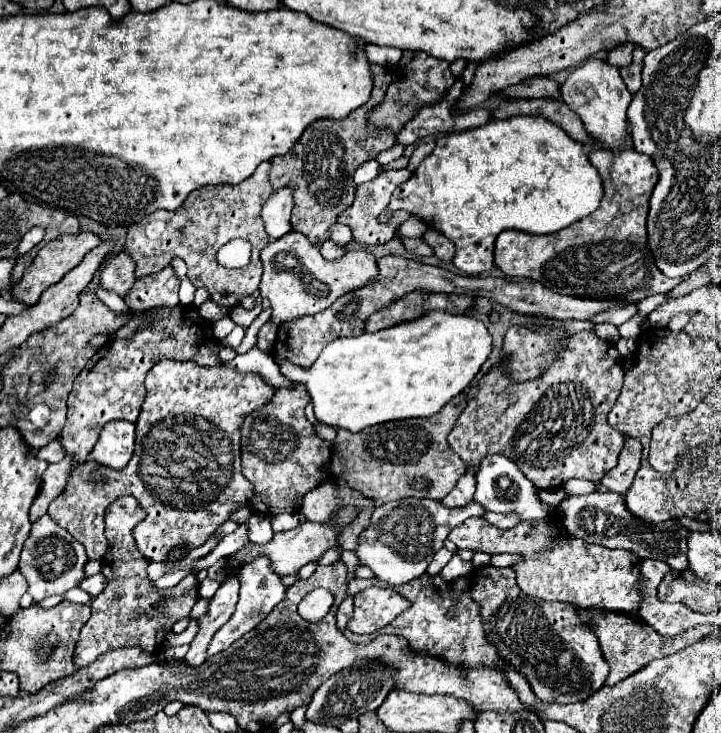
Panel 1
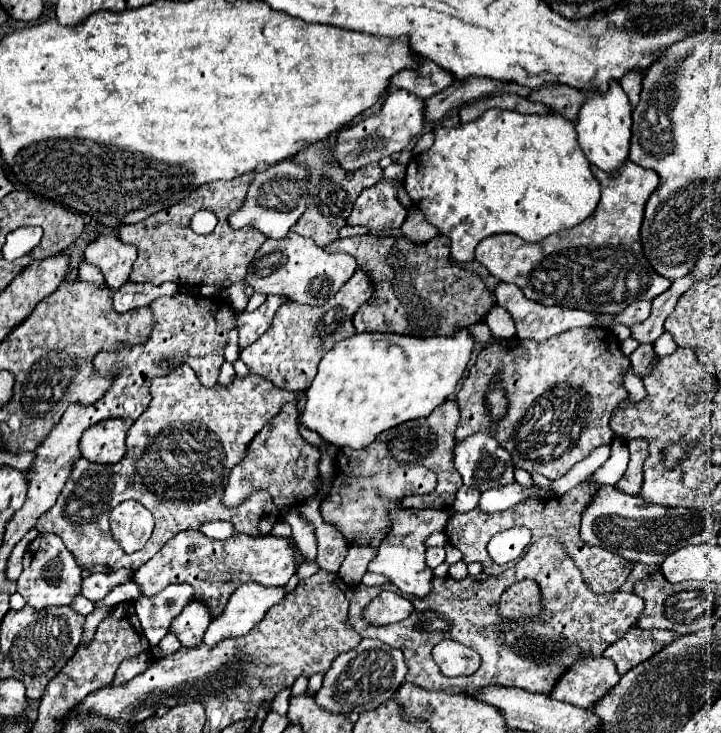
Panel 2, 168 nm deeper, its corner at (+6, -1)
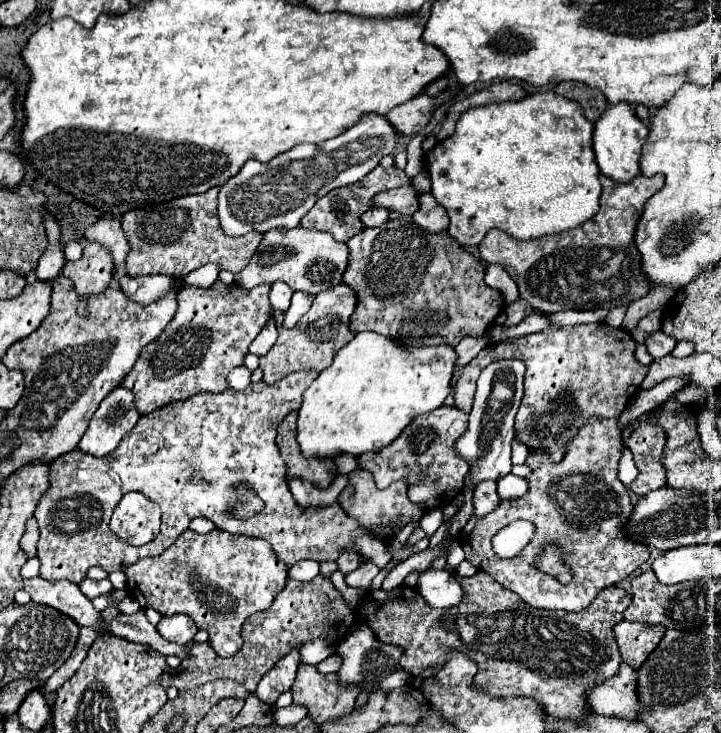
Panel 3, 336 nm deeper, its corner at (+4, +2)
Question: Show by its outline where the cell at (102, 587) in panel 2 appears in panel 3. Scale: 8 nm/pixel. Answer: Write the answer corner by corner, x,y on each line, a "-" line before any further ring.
82,580
80,582
80,590
82,590
82,594
88,600
94,600
100,594
112,592
112,582
110,580
100,580
100,582
96,582
96,580

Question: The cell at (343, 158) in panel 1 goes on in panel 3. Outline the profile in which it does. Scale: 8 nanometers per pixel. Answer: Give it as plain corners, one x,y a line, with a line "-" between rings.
380,166
378,172
370,172
368,176
364,176
360,182
352,184
352,186
344,186
344,188
336,188
332,190
330,194
326,194
324,198
320,198
314,208
302,218
300,226
304,228
316,228
316,230
324,230
324,232
330,232
336,240
340,242
348,242
352,236
356,236
358,232
364,230
364,224
360,220
362,212
366,212
370,206
372,206
372,198
382,192
382,190
392,190
392,188
398,188
398,186
404,186
408,184
410,178
404,174
404,170
392,166
388,170
384,170

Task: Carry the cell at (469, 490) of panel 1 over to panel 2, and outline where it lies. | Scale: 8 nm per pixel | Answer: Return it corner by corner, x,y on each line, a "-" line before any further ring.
460,487
454,495
454,501
452,501
452,511
458,511
458,513
468,513
472,511
476,505
478,505
478,499
480,499
480,493
472,487

